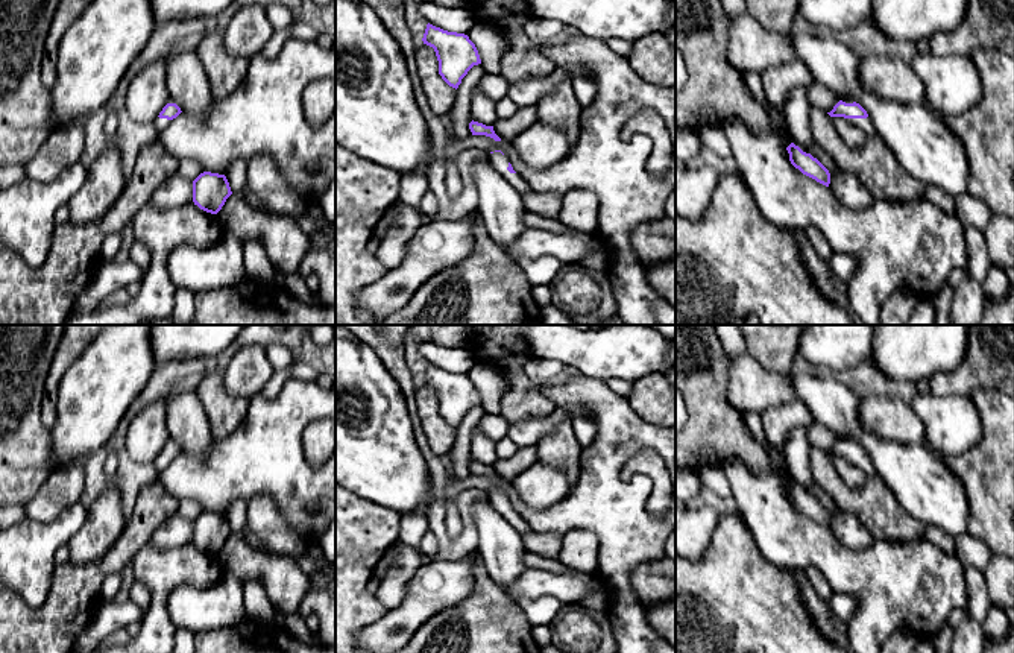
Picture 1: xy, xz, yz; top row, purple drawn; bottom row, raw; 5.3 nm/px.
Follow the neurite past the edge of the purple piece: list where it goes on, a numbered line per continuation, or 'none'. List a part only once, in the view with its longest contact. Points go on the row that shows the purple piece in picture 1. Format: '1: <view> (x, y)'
1: yz (865, 125)

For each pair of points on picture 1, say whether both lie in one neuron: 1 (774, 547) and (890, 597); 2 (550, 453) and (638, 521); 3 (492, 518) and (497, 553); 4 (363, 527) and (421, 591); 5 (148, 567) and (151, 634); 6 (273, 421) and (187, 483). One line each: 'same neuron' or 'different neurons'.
1: same neuron
2: different neurons
3: same neuron
4: different neurons
5: same neuron
6: same neuron

